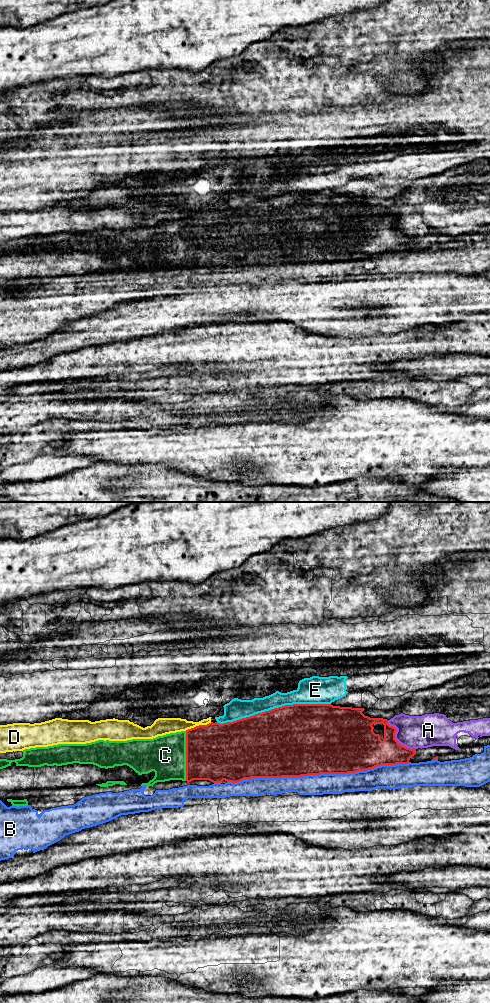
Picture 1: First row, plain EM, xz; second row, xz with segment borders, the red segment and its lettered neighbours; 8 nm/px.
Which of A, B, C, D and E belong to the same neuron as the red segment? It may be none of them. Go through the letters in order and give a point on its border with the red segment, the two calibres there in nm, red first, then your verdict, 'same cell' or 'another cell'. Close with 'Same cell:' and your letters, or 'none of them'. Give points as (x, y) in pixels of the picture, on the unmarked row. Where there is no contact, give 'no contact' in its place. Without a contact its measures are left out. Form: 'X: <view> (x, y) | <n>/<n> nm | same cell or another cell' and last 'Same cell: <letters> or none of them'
A: xz (394, 226) | 300/260 nm | another cell
B: xz (318, 262) | 500/160 nm | another cell
C: xz (186, 244) | 460/320 nm | same cell
D: xz (199, 213) | 460/130 nm | another cell
E: xz (274, 196) | 500/140 nm | another cell
Same cell: C

